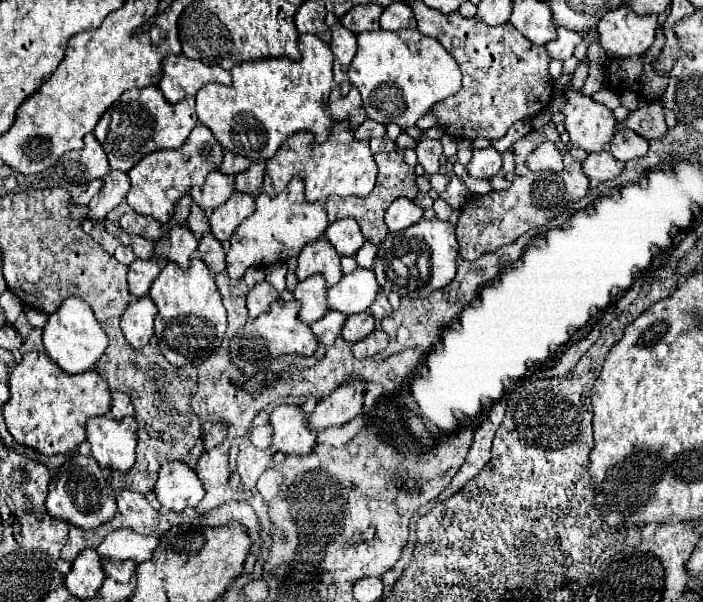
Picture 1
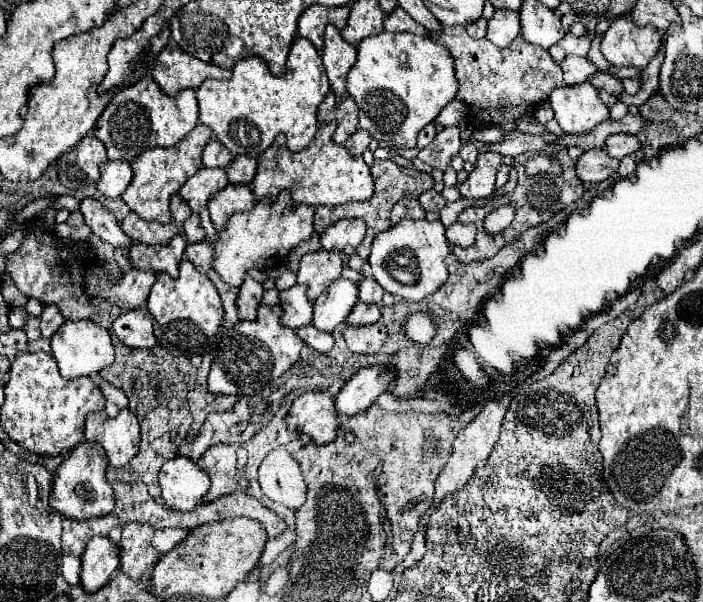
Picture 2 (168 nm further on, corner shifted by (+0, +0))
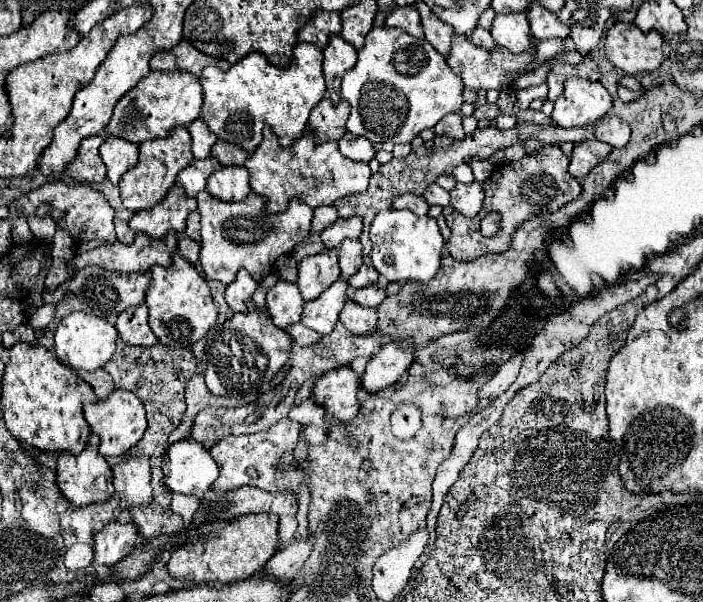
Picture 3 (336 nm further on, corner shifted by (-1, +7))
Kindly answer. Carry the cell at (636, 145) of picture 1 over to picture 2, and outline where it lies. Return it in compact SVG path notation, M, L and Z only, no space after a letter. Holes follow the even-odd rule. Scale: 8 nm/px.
M615 134L615 136L609 136L607 144L605 144L607 154L611 158L617 158L617 160L623 160L625 156L637 152L639 148L641 148L641 142L633 134Z

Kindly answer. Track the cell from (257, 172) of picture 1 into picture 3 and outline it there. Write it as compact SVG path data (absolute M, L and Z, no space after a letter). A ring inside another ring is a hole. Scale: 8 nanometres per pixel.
M218 139L212 147L212 157L216 157L220 165L244 165L244 161L248 159L248 153L232 143Z

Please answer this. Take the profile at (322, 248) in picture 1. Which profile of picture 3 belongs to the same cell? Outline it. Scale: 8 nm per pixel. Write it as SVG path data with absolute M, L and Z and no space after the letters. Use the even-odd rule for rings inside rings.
M336 249L322 251L314 257L306 257L300 263L300 275L298 275L298 287L304 301L312 301L320 297L324 289L328 289L334 281L338 280L340 267Z

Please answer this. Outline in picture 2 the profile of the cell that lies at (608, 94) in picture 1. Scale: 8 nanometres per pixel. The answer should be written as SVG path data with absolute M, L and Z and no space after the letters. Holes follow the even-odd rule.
M661 44L661 48L659 48L659 52L657 52L657 56L655 56L655 60L651 60L647 67L641 71L641 89L635 96L629 96L629 94L625 94L625 92L621 92L621 94L617 94L615 98L619 100L619 102L623 102L623 104L627 104L627 106L631 106L631 104L645 104L645 100L653 94L653 92L657 92L657 88L659 88L659 68L661 68L661 64L663 64L663 56L665 56L665 48L663 48L663 44Z

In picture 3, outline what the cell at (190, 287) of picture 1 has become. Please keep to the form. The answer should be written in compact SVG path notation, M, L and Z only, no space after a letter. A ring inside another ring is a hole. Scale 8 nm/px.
M178 253L172 255L170 267L154 265L150 269L150 285L146 289L146 305L148 305L148 325L158 337L160 343L168 347L184 347L190 349L198 339L202 339L210 327L216 323L218 307L210 295L210 287L206 279L194 269L192 263L184 261Z

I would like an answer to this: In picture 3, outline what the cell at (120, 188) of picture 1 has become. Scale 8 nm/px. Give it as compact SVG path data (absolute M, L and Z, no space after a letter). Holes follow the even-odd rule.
M108 135L106 141L100 145L100 157L108 167L108 179L114 185L118 185L124 171L128 171L128 167L134 167L138 163L138 145L122 137Z

